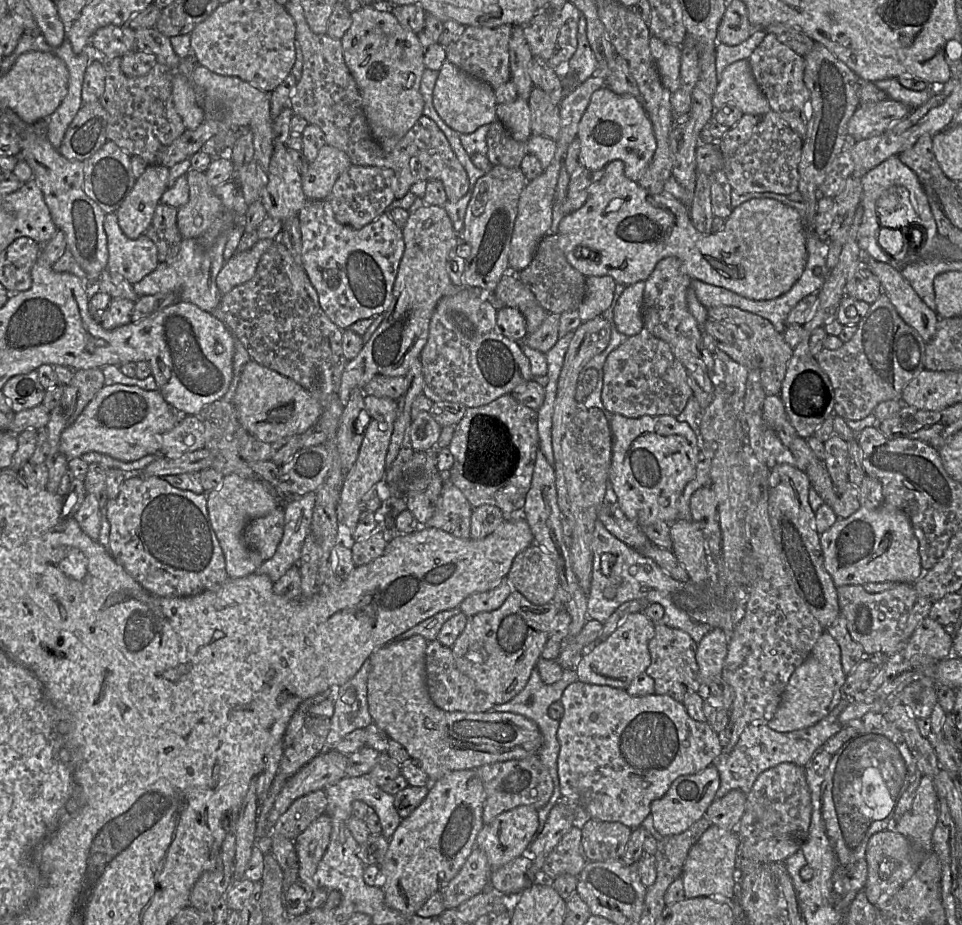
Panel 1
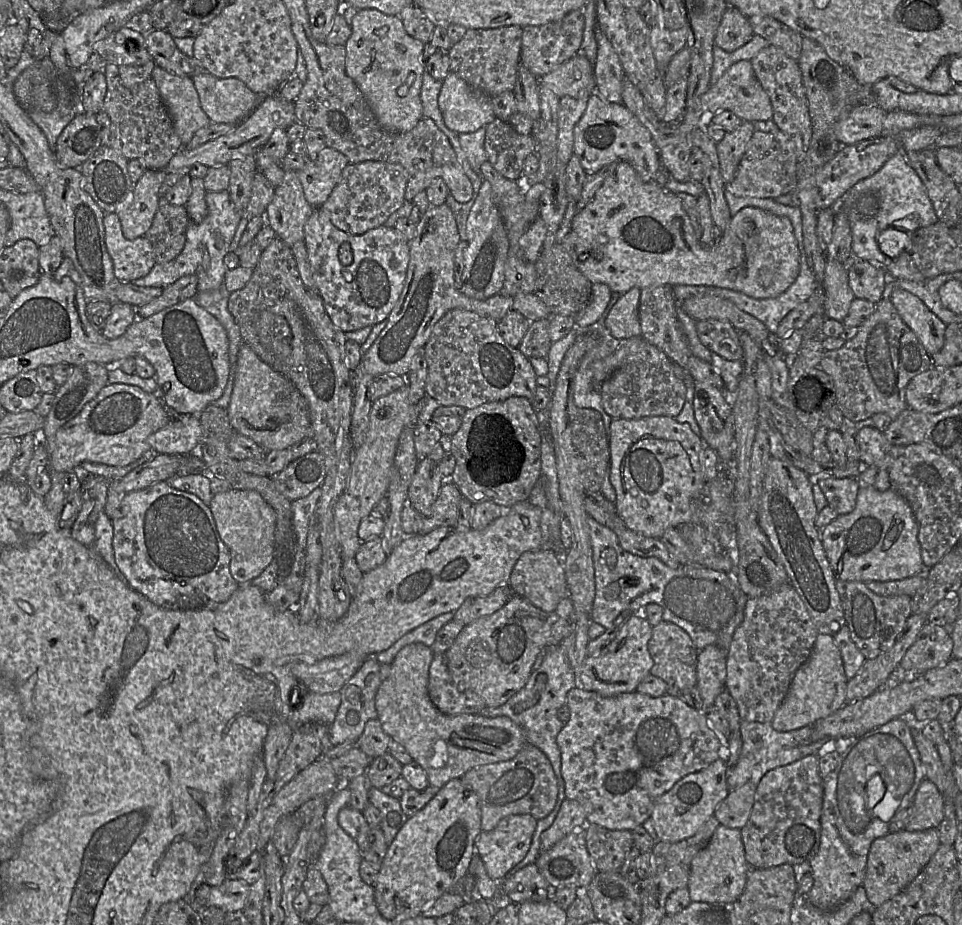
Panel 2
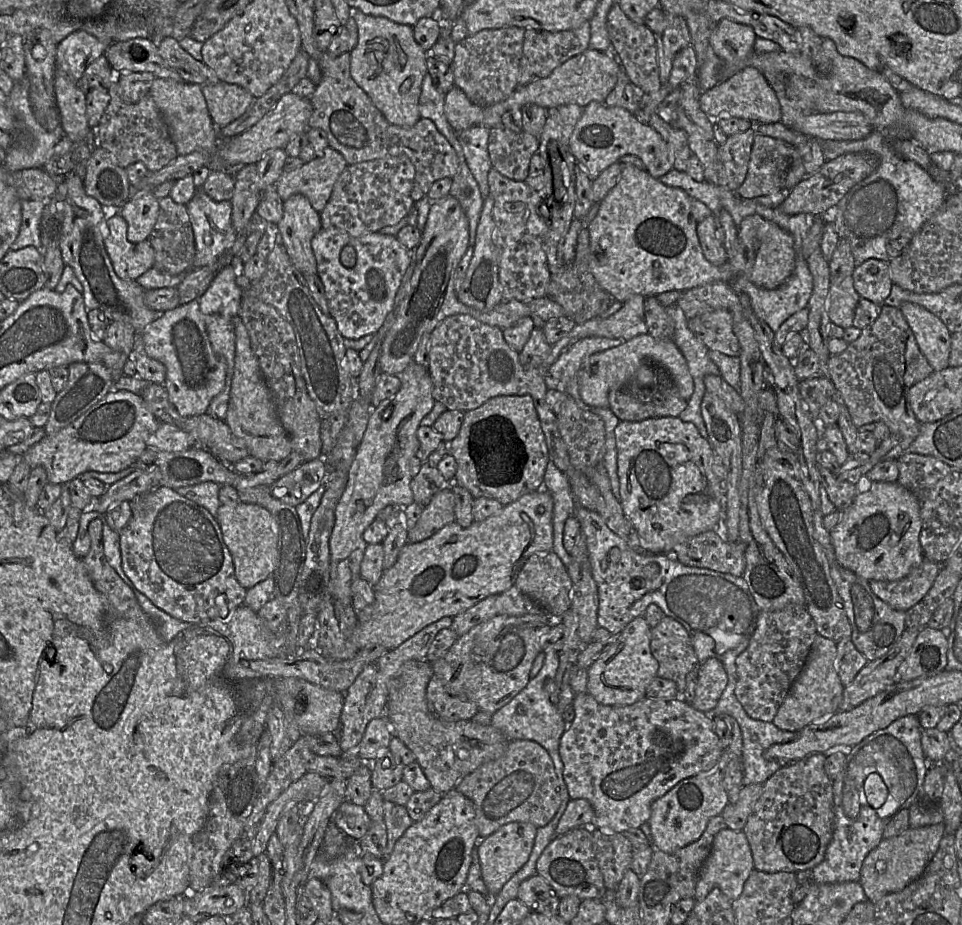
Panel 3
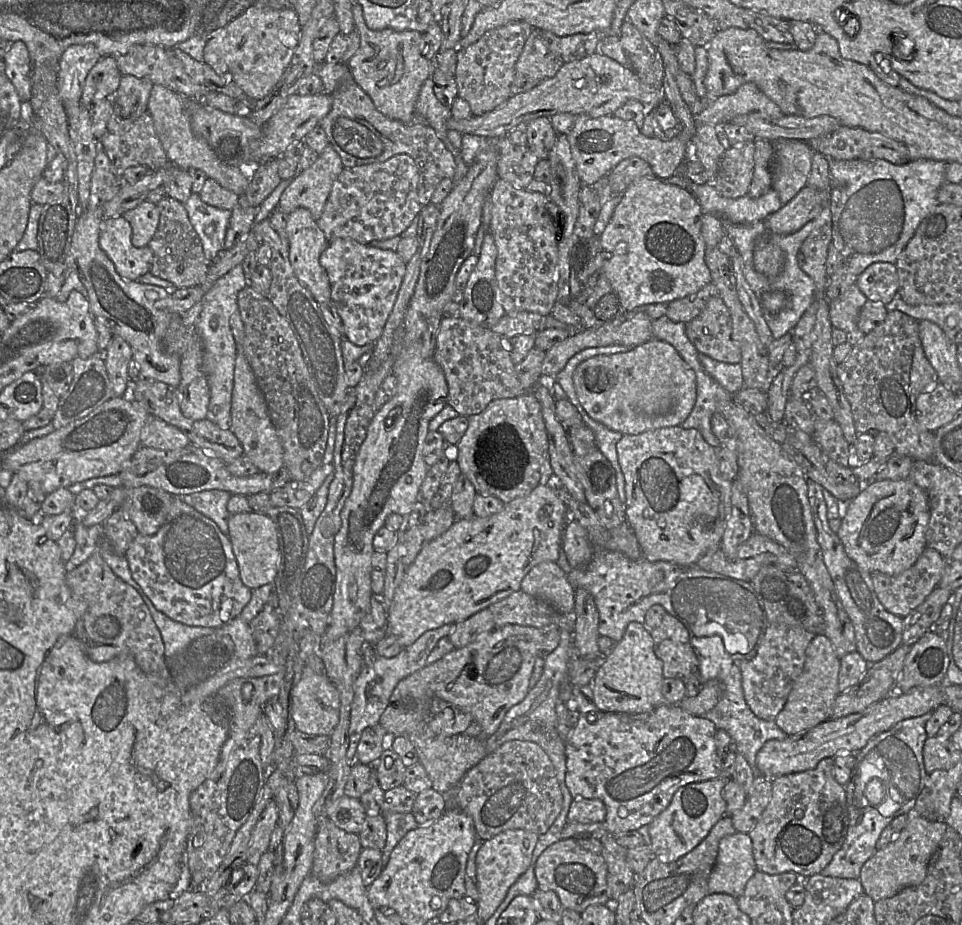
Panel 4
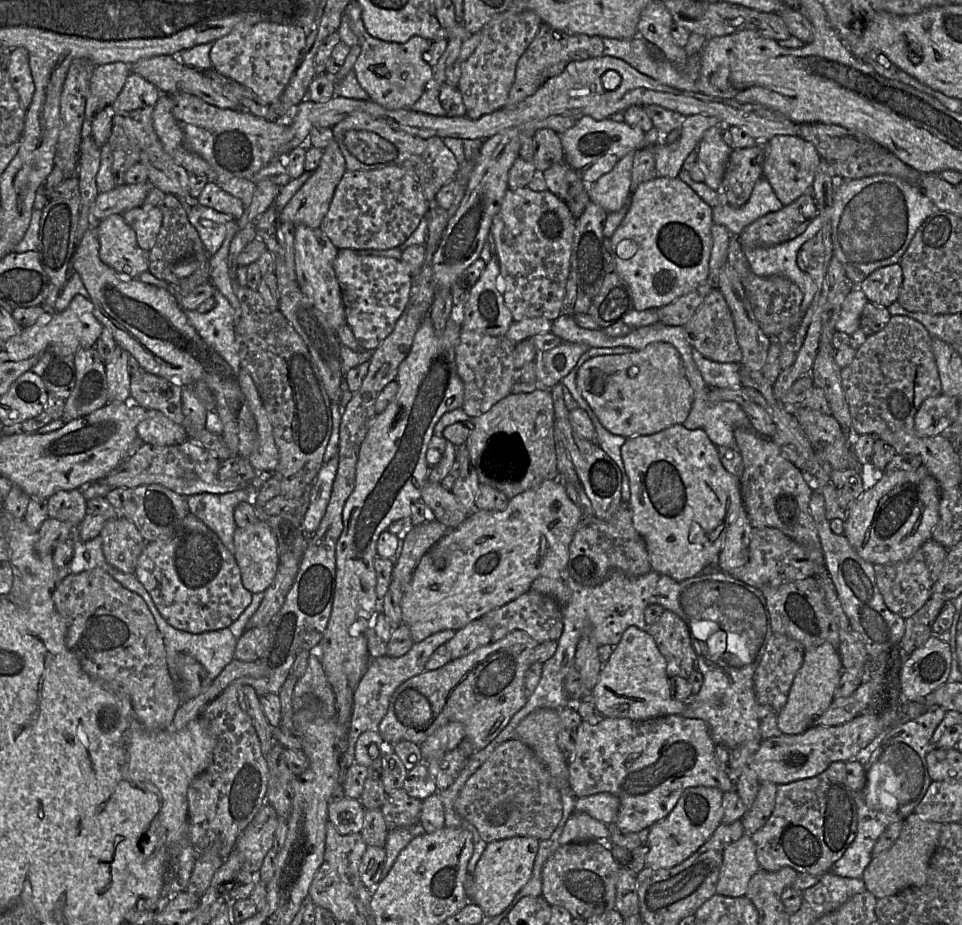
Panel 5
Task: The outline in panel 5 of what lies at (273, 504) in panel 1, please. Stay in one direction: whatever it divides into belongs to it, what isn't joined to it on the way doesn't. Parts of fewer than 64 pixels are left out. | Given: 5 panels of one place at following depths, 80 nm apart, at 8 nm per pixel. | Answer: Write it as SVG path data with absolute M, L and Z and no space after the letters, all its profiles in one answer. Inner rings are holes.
M261 520L245 528L237 527L234 547L243 586L252 594L265 592L274 581L280 561L278 544L272 529Z

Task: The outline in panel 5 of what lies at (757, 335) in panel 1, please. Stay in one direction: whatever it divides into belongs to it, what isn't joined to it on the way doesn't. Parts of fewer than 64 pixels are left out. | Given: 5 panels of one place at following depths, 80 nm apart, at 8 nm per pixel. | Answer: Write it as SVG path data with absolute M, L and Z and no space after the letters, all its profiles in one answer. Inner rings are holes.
M706 282L694 291L658 309L659 321L669 326L684 326L691 346L705 358L721 363L740 363L742 350L738 344L731 310L714 282Z

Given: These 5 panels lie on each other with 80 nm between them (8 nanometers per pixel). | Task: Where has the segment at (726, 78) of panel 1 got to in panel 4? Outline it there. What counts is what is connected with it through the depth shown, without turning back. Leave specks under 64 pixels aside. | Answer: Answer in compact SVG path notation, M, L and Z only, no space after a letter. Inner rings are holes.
M754 83L741 85L734 93L712 100L700 113L694 116L697 124L721 126L738 115L761 112L772 118L783 116L781 109L769 99Z

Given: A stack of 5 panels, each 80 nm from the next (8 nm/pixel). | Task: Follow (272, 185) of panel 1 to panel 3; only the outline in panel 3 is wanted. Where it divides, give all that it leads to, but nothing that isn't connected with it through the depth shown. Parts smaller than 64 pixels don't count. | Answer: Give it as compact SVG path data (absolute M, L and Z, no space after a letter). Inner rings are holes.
M294 194L283 202L283 217L281 221L275 227L270 227L271 232L278 234L293 265L302 275L317 275L317 263L311 247L311 241L321 229L319 213L312 208L308 199L302 194Z

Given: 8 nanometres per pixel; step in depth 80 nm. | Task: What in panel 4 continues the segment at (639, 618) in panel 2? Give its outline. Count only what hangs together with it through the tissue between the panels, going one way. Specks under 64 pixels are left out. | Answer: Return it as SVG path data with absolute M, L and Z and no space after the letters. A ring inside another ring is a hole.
M630 622L623 638L619 642L616 642L609 654L603 656L591 682L594 703L599 711L607 713L640 714L660 705L668 704L661 692L664 679L662 674L663 663L654 652L651 629L649 629L645 623Z

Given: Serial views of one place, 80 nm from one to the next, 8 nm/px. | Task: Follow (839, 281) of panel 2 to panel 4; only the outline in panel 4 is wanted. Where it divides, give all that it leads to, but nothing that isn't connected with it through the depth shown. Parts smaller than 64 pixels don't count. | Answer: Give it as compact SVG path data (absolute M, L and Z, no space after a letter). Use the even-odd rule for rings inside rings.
M855 284L850 286L839 297L829 301L829 318L832 326L846 333L858 329L858 315L867 301L866 296Z

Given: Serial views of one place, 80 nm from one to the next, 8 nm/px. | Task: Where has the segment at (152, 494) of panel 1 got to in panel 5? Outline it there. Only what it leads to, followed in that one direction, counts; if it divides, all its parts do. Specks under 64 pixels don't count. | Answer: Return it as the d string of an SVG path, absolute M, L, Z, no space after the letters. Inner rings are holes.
M191 513L172 537L146 543L134 575L149 593L162 617L174 628L193 634L229 628L252 601L253 594L242 584L235 556L215 532Z

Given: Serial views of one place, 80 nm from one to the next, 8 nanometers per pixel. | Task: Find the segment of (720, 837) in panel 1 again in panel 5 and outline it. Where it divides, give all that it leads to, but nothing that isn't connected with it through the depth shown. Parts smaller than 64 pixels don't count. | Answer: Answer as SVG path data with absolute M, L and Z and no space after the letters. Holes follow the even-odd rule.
M744 834L723 852L716 894L728 897L744 896L750 879L760 869L751 835Z

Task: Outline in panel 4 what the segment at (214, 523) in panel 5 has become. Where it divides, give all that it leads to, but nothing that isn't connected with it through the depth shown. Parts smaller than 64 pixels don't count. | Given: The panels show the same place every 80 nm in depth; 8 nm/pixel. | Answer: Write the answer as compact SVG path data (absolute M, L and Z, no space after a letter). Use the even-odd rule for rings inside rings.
M205 490L182 496L182 500L195 510L213 520L224 535L228 536L228 519L231 514L227 503L231 493L223 490Z

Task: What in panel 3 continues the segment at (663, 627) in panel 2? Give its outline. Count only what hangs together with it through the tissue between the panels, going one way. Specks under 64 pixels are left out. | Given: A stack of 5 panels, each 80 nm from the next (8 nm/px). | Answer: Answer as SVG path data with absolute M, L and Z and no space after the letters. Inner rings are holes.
M664 616L655 627L651 628L650 648L658 662L657 676L674 681L680 697L680 693L685 690L686 685L690 681L696 680L697 669L700 665L688 631L680 622Z

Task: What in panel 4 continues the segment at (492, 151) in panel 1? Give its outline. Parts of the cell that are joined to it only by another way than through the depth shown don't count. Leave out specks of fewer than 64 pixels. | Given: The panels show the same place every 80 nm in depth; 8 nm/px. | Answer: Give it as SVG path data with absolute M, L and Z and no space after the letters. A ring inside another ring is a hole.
M508 136L496 139L498 149L498 177L521 189L534 179L535 168L540 161L528 145L513 144Z

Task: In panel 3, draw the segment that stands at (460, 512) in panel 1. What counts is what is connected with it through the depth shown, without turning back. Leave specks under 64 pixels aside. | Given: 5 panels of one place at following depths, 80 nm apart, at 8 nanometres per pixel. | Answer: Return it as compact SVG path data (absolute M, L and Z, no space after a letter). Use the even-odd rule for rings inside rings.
M450 485L438 491L424 507L416 526L408 532L408 543L421 542L455 522L455 498Z

